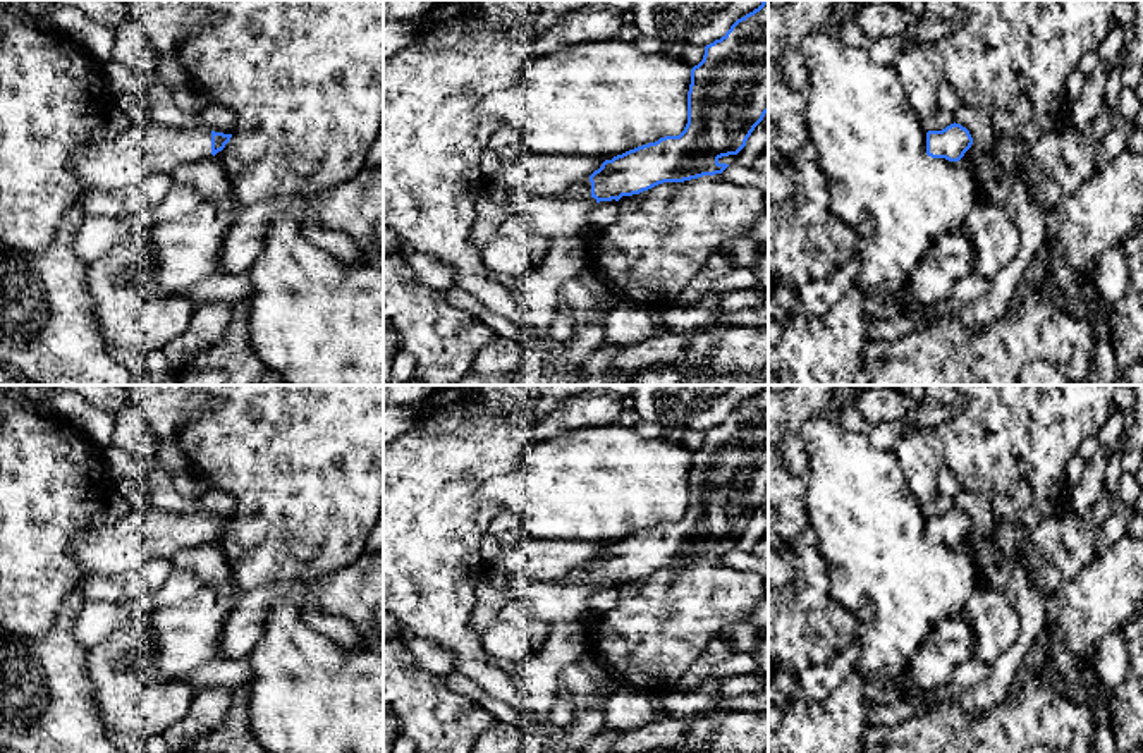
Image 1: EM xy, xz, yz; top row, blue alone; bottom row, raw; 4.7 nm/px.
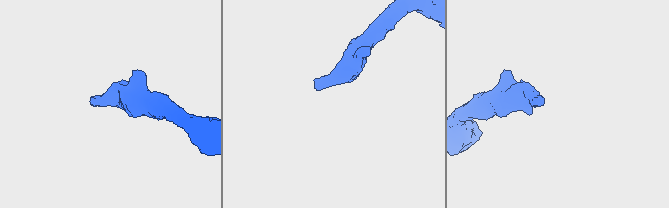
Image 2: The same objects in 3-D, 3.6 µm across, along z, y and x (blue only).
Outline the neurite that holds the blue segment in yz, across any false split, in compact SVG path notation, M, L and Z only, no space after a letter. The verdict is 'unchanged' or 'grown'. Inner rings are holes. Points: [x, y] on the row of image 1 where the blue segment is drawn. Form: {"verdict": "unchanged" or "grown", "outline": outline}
{"verdict": "unchanged", "outline": "M956 122L942 131L926 132L926 155L932 158L959 162L971 144L973 138L969 131Z"}

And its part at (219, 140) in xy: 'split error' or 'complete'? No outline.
split error

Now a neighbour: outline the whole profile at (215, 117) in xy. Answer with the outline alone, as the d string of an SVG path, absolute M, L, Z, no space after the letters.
M206 101L199 115L205 129L223 134L234 132L235 112L232 108Z

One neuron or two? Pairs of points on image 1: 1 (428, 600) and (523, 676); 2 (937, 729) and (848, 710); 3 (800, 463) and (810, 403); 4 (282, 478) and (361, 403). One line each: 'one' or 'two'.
1: two
2: two
3: one
4: one

